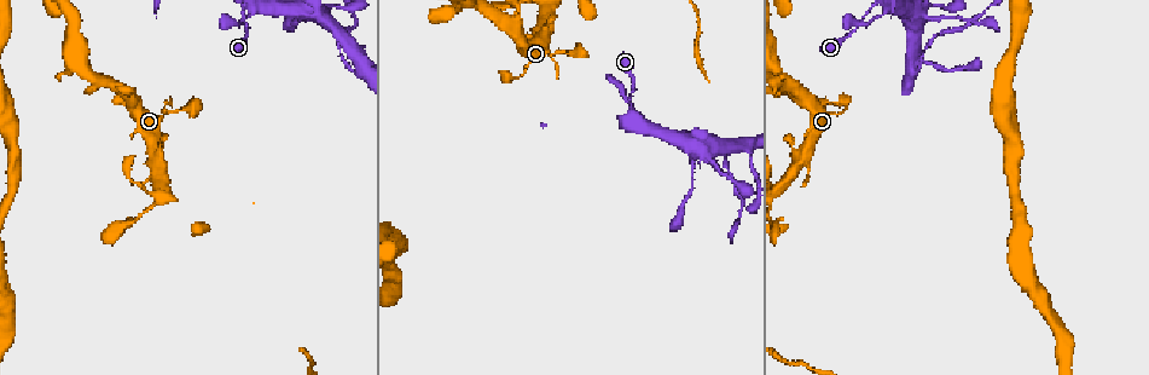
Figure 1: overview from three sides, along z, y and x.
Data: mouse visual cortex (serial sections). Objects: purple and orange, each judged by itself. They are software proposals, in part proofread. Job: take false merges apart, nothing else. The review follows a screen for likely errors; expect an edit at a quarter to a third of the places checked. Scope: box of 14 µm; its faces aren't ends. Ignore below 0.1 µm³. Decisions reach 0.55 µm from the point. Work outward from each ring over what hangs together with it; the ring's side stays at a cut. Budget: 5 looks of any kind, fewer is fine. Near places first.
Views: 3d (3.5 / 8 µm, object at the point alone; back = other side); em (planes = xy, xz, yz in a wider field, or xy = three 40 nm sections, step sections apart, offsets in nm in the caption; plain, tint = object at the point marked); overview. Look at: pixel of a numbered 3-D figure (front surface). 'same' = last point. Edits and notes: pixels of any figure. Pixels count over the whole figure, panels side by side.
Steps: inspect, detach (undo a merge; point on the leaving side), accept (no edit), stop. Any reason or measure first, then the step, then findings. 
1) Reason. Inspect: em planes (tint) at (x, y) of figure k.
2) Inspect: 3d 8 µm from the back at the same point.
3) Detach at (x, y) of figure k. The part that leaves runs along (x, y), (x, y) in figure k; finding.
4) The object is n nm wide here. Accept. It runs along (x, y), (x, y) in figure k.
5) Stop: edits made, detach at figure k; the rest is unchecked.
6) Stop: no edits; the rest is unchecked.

Calibre changes. Inspect: 3d 8 µm at (178, 111) of figure 1.

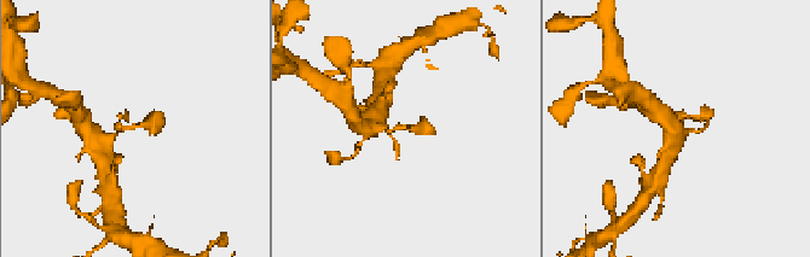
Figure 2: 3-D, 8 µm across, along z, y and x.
Inspect: 3d 3.5 µm at (133, 125) of figure 2.

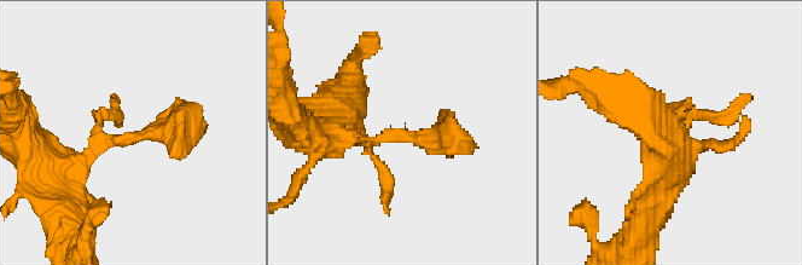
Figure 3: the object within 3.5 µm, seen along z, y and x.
Shape alone is not enough. Inspect: em xy step 2 (tint) at (403, 137) of figure 3.

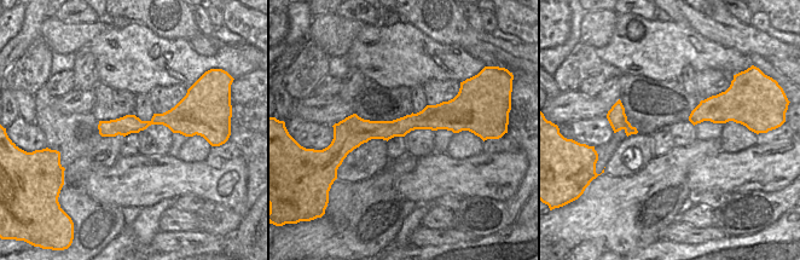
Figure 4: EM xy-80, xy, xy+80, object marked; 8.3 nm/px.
Detach at (118, 120) of figure 3. Two cells meet here.

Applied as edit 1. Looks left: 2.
Abrupt turn. Inspect: 3d 3.5 µm at (885, 14) of figure 1.

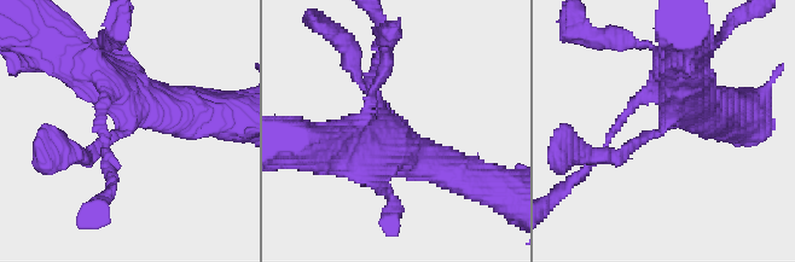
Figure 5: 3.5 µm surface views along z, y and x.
Inspect: em xy step 1 (tint) at (125, 127) of figure 5.

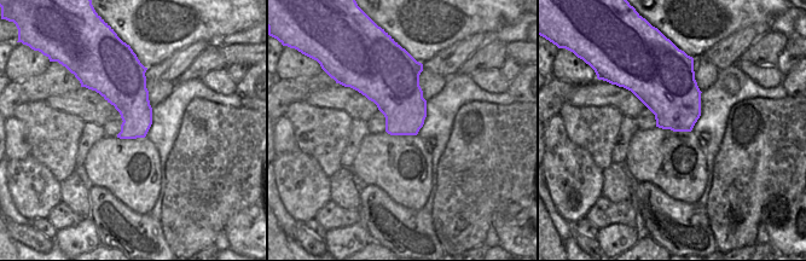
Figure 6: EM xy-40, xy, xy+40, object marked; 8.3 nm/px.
Accept. It runs along (646, 95), (684, 95), (660, 132), (610, 155) in figure 5; one cell here.

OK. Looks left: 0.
Stop: edits made, detach at figure 3; the rest is unchecked.

